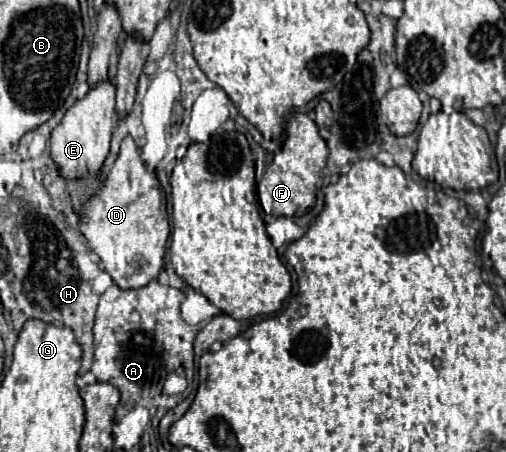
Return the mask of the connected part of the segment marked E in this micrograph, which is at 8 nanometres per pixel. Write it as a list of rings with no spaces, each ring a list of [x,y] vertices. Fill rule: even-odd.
[[[98,83],[88,95],[76,101],[64,115],[62,123],[52,131],[52,147],[50,155],[64,179],[82,179],[84,175],[96,177],[108,157],[110,151],[110,137],[116,121],[114,111],[114,85],[112,83]]]

